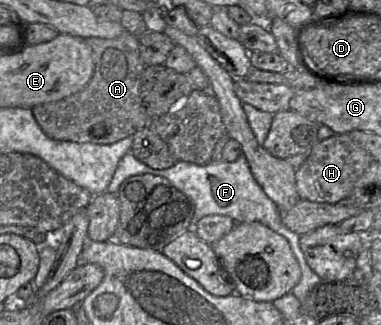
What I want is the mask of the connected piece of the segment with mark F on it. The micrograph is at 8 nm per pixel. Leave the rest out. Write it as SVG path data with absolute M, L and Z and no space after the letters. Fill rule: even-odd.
M128 152L120 160L106 192L117 194L119 187L126 179L143 174L165 177L177 189L189 197L195 207L194 222L206 215L224 215L232 218L236 223L260 222L285 237L301 268L301 278L290 291L297 299L303 300L315 286L322 282L321 278L309 267L306 261L304 253L300 248L300 235L284 225L278 207L266 195L252 175L244 153L241 153L233 162L216 162L211 160L205 165L196 165L186 161L177 161L172 167L160 170L149 167L139 161L131 152Z

